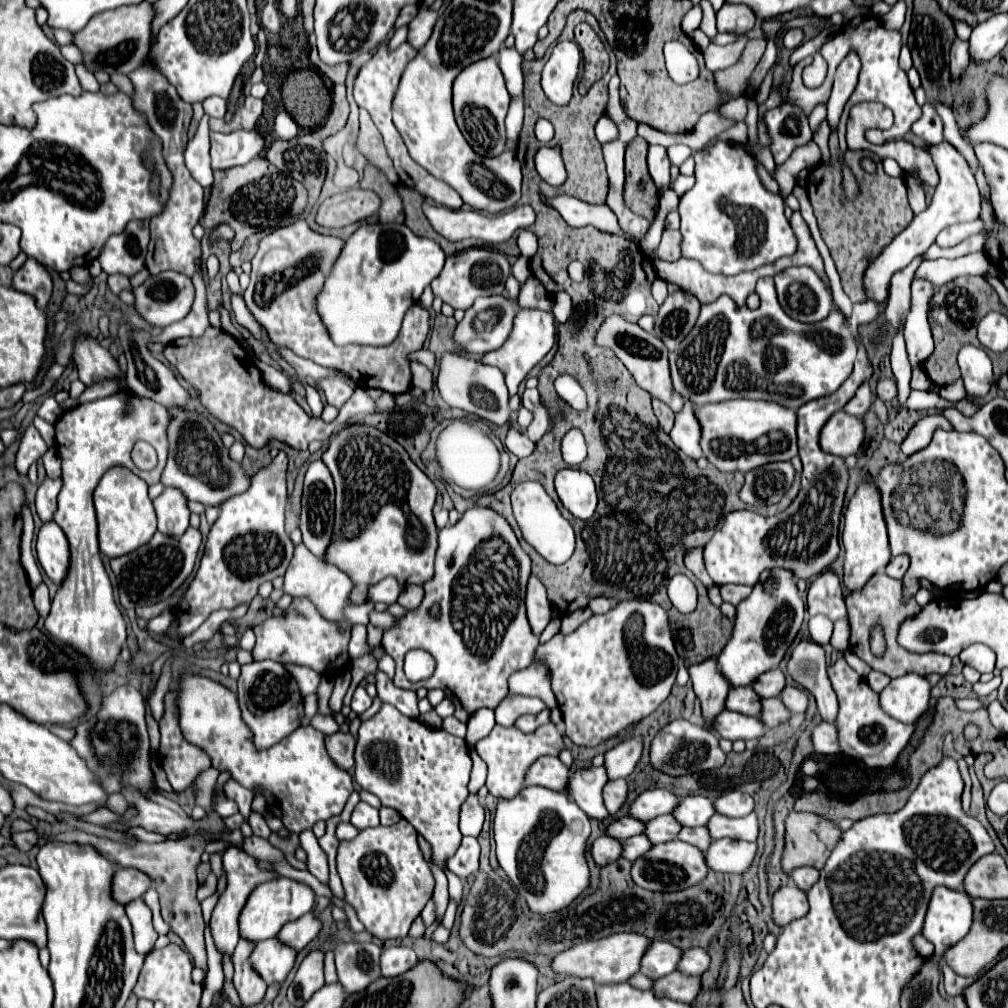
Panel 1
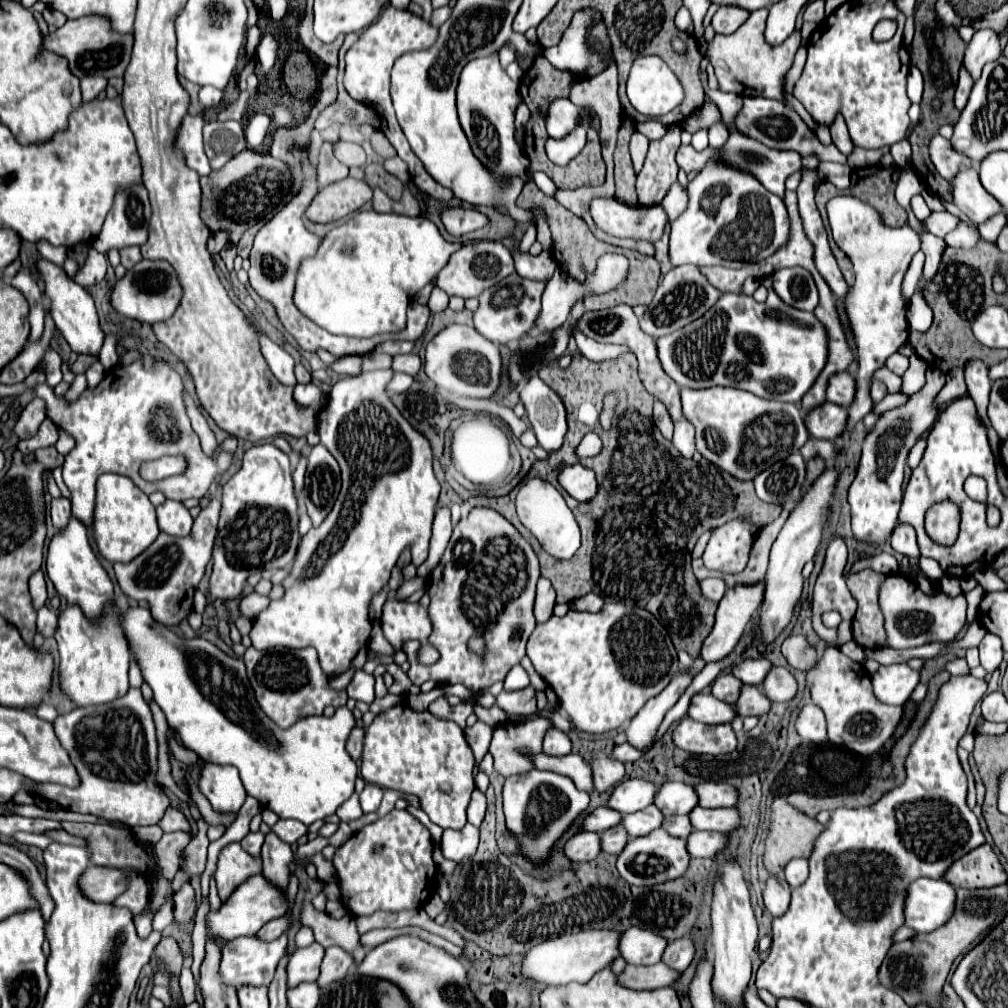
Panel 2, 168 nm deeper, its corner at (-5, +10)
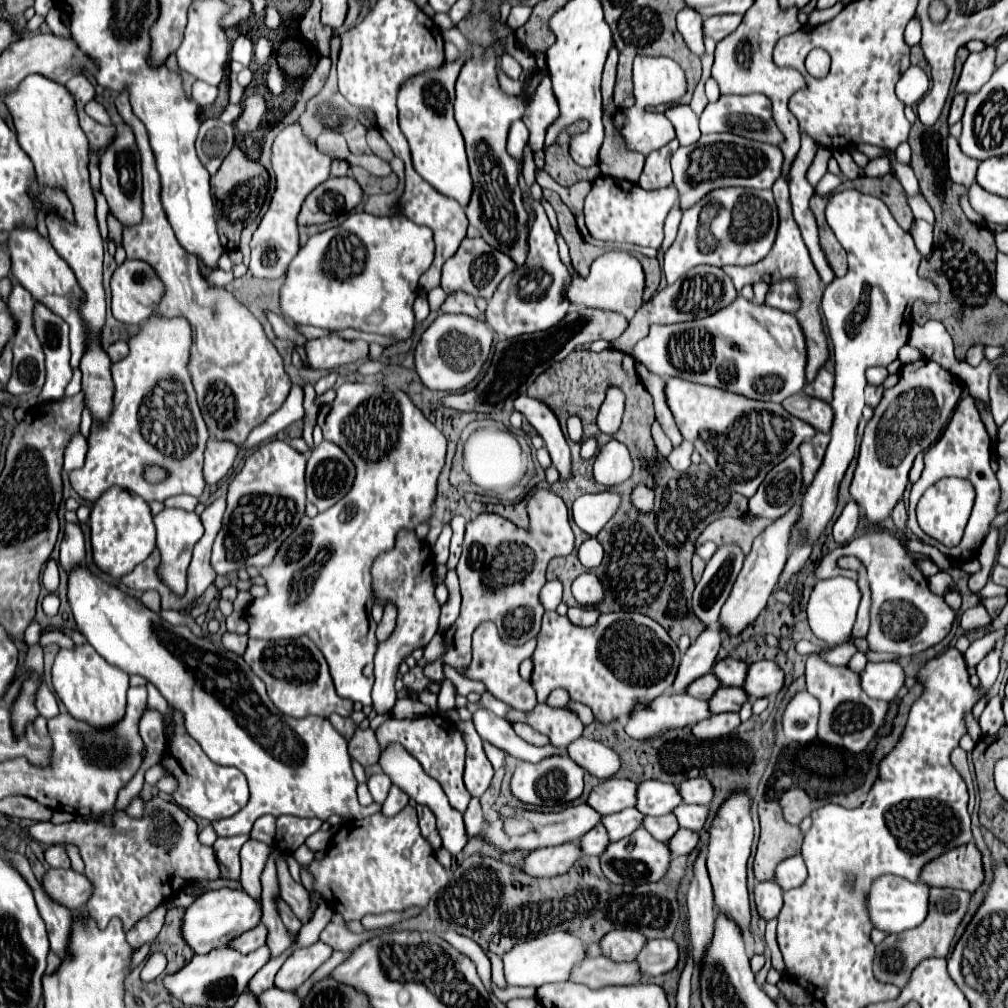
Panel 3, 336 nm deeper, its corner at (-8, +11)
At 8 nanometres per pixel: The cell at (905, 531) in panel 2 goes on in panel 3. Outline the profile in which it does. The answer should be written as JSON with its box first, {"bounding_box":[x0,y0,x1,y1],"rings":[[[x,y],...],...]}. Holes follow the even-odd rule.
{"bounding_box":[891,499,907,529],"rings":[[[903,499],[895,505],[895,509],[893,509],[891,517],[893,517],[893,521],[895,521],[895,527],[897,527],[897,529],[903,529],[903,527],[907,525],[907,509],[905,509]]]}

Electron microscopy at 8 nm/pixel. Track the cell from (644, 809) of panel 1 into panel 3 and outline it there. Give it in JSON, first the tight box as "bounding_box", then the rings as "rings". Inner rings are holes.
{"bounding_box":[587,779,637,815],"rings":[[[607,779],[591,789],[587,803],[601,815],[617,813],[635,805],[637,783],[629,779]]]}

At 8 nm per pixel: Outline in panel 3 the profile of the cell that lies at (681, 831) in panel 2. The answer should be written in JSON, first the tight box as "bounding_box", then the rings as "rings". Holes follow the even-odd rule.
{"bounding_box":[643,813,679,843],"rings":[[[669,813],[669,815],[663,815],[663,817],[645,817],[643,827],[645,827],[657,841],[663,841],[663,843],[665,843],[667,837],[671,837],[671,835],[679,829],[679,825],[675,825],[675,819],[671,817],[671,813]]]}

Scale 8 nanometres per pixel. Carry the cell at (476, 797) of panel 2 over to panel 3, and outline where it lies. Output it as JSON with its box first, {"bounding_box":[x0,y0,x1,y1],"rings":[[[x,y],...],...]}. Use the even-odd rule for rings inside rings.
{"bounding_box":[463,799,599,853],"rings":[[[471,799],[467,811],[463,813],[465,821],[465,831],[469,839],[481,837],[489,844],[501,850],[501,853],[507,853],[510,850],[515,851],[535,851],[541,847],[553,847],[553,845],[563,845],[577,841],[583,833],[593,829],[599,823],[599,813],[595,813],[587,803],[581,805],[571,805],[559,813],[545,813],[545,811],[529,811],[529,809],[519,809],[510,806],[504,806],[504,823],[502,823],[502,832],[495,832],[491,829],[493,823],[485,823],[479,799]],[[512,816],[512,828],[508,828],[508,822]]]}

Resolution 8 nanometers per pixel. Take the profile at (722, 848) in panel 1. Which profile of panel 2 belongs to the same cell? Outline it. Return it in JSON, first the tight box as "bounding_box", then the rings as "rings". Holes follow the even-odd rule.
{"bounding_box":[688,832,730,858],"rings":[[[692,832],[688,836],[688,850],[692,858],[714,858],[728,846],[730,838],[724,832]]]}

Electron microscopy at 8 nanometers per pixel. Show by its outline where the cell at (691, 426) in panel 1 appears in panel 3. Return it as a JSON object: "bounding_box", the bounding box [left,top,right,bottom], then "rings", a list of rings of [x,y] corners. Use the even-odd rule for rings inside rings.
{"bounding_box":[667,441,693,471],"rings":[[[683,441],[681,445],[679,445],[679,449],[673,449],[671,451],[671,455],[667,457],[667,461],[671,463],[671,467],[673,469],[677,469],[677,471],[687,471],[689,469],[689,465],[691,465],[691,453],[693,453],[693,445],[689,443],[689,441]]]}

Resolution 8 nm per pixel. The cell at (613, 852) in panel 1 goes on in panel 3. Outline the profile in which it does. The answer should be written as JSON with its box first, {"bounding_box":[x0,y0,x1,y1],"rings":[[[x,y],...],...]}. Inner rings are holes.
{"bounding_box":[521,843,581,877],"rings":[[[577,843],[537,849],[525,855],[521,871],[529,877],[557,877],[561,873],[567,873],[579,855],[581,849]]]}

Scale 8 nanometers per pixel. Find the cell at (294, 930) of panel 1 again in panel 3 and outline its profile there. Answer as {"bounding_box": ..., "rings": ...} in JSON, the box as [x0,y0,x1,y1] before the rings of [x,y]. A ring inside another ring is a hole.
{"bounding_box":[227,923,267,953],"rings":[[[259,923],[257,927],[249,929],[247,933],[241,933],[239,937],[235,937],[233,941],[229,941],[227,945],[231,949],[237,949],[239,953],[251,953],[255,949],[259,949],[261,945],[265,945],[265,939],[267,939],[267,929]]]}

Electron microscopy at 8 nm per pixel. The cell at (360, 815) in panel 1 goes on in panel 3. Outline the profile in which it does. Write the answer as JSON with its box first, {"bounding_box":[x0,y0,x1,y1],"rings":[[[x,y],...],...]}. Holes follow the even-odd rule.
{"bounding_box":[367,773,393,805],"rings":[[[375,773],[375,775],[369,777],[367,785],[369,785],[369,791],[371,791],[375,803],[381,805],[385,801],[385,797],[387,797],[387,793],[389,793],[393,783],[391,783],[391,779],[385,773]]]}

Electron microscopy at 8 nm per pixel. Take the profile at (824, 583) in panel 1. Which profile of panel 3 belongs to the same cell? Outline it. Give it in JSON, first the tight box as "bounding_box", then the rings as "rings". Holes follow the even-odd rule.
{"bounding_box":[833,499,861,545],"rings":[[[851,499],[845,505],[845,509],[839,515],[839,519],[835,521],[835,525],[833,525],[833,537],[835,537],[837,545],[843,545],[843,543],[847,543],[853,537],[857,525],[859,525],[859,515],[861,515],[859,505]]]}

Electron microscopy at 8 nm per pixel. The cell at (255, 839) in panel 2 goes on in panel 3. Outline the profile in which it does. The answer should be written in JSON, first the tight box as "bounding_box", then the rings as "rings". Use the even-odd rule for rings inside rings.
{"bounding_box":[241,839,271,901],"rings":[[[249,839],[241,849],[241,885],[251,897],[259,901],[262,892],[261,871],[269,855],[271,855],[271,847],[253,839]]]}

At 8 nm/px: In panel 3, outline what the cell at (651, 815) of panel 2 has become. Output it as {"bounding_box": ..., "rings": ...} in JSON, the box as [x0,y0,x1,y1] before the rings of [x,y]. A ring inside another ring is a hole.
{"bounding_box":[601,807,643,841],"rings":[[[631,807],[631,809],[623,809],[619,813],[603,815],[601,825],[607,829],[609,841],[619,841],[619,839],[631,835],[637,827],[641,827],[641,819],[643,819],[643,815]]]}

